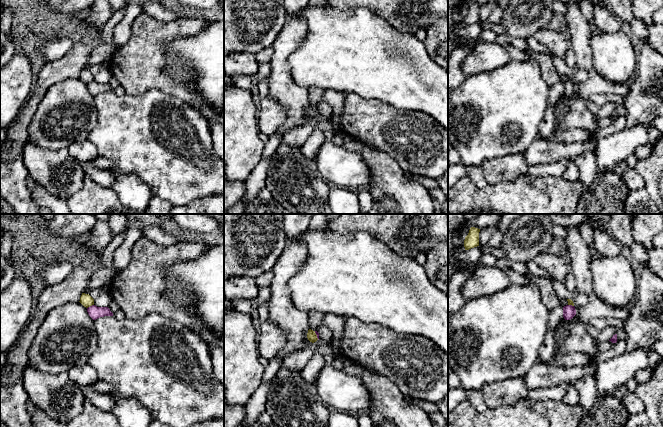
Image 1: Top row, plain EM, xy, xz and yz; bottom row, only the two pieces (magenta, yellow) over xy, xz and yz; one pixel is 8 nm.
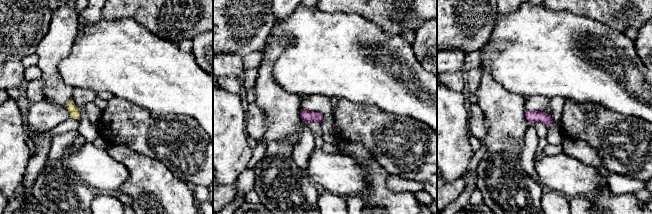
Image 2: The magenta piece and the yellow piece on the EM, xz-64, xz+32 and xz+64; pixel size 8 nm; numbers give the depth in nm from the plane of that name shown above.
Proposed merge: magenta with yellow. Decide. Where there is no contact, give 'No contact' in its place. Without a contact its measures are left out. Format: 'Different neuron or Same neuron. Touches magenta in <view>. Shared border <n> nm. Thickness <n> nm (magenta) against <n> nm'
Different neuron. Touches magenta in xy. Shared border 70 nm. Thickness 100 nm (magenta) against 100 nm

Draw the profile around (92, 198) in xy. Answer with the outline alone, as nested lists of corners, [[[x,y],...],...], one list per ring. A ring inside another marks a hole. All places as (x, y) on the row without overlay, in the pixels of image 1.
[[[85,176],[82,188],[67,200],[72,214],[145,214],[124,206],[114,191]]]

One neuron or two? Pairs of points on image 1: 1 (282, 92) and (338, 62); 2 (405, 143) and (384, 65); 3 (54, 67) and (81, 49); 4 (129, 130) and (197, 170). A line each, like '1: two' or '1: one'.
1: two
2: two
3: one
4: one

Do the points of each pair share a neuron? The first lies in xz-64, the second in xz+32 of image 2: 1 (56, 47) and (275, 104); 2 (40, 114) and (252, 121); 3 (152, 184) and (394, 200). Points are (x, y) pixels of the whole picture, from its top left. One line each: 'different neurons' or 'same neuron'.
1: same neuron
2: same neuron
3: same neuron

